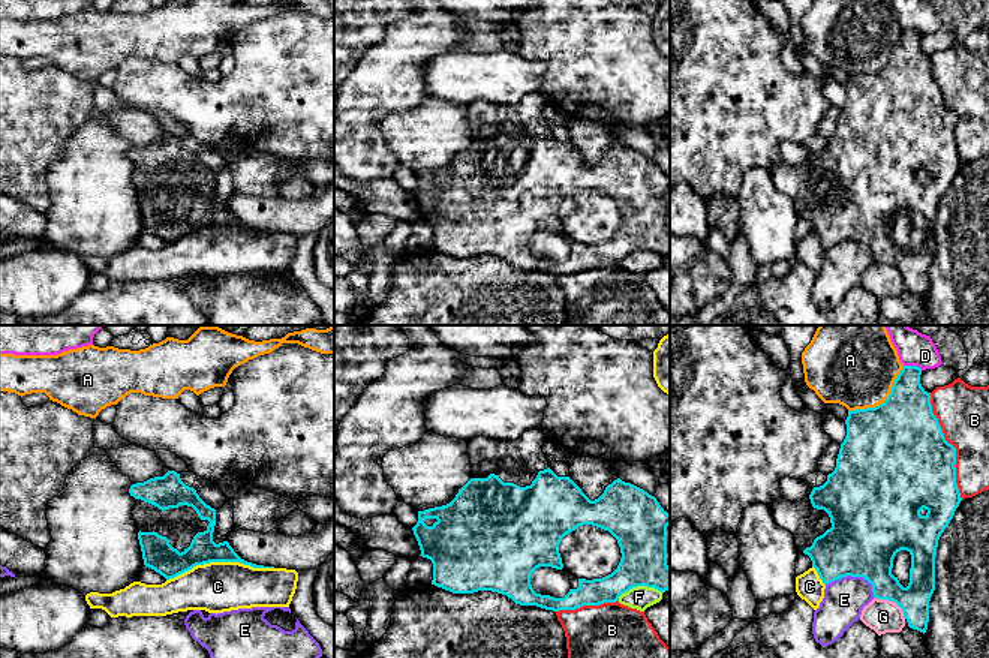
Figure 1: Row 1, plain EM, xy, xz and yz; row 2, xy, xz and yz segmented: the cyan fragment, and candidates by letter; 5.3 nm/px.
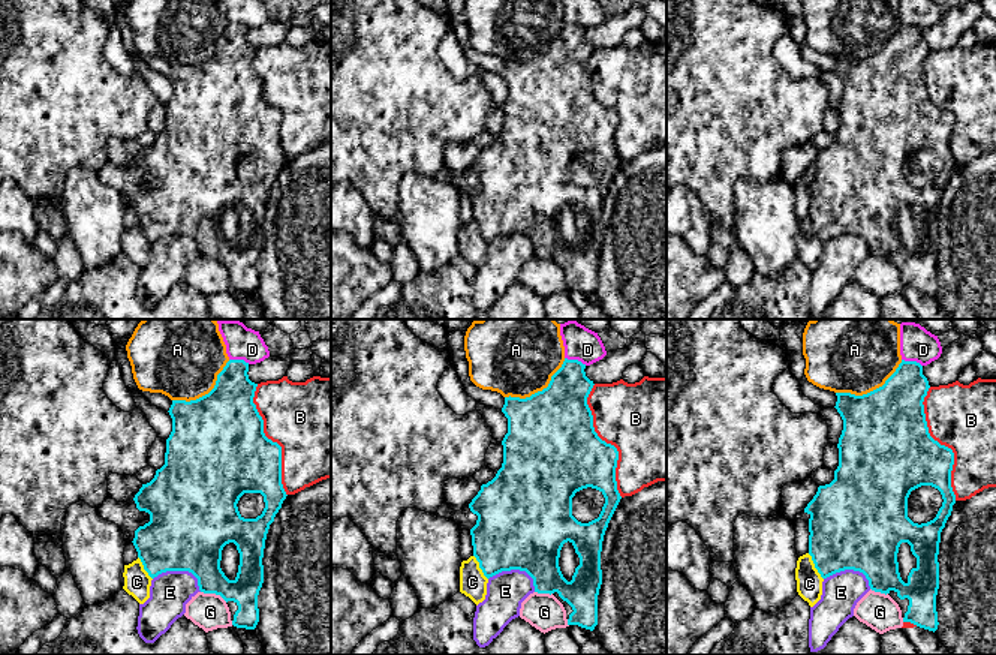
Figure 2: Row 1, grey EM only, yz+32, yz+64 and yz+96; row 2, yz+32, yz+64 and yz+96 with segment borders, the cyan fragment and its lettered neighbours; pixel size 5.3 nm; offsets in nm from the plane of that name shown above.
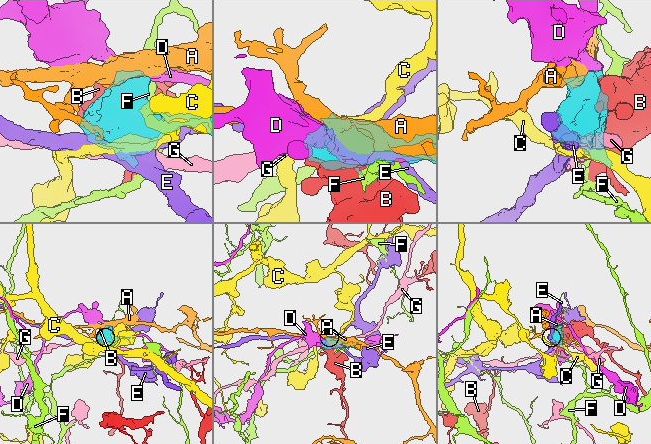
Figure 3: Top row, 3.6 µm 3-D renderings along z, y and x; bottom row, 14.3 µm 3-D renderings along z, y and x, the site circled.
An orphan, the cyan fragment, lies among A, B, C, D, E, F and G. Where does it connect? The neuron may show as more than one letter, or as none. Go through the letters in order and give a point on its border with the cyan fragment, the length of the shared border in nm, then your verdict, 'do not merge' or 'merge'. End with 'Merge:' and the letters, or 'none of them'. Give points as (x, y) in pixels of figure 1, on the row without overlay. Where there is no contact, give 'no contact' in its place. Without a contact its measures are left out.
A: yz (884, 65) | 380 nm | do not merge
B: yz (952, 110) | 600 nm | do not merge
C: xy (219, 225) | 600 nm | do not merge
D: yz (913, 30) | 110 nm | do not merge
E: yz (854, 240) | 280 nm | do not merge
F: xz (639, 249) | 260 nm | do not merge
G: yz (893, 266) | 200 nm | do not merge
Merge: none of them

